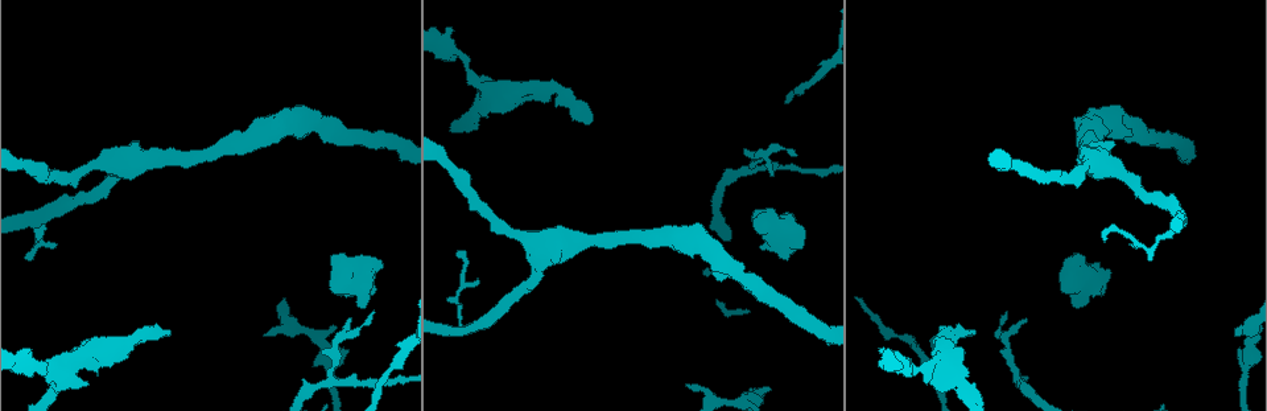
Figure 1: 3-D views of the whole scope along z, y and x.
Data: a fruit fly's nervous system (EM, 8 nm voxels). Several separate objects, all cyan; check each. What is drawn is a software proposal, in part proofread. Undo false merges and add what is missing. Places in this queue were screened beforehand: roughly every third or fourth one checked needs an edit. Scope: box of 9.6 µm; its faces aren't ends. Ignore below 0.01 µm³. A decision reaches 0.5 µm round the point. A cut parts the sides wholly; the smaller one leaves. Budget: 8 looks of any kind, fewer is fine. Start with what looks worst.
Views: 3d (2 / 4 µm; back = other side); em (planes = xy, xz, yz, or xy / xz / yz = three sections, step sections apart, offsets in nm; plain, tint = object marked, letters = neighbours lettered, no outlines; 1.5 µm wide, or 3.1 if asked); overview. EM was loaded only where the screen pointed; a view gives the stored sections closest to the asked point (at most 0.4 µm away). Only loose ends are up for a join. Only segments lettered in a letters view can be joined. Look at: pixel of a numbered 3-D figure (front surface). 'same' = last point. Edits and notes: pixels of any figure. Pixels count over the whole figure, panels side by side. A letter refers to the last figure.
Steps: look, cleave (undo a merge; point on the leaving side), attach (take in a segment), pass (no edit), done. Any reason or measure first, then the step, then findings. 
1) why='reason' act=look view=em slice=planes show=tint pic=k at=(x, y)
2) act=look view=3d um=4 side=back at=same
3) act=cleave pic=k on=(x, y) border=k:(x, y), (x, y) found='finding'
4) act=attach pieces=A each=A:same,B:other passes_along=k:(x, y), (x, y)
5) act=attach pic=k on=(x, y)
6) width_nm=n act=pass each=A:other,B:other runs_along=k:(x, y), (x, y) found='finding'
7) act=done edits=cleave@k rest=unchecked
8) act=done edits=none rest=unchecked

act=look view=em slice=xz step=4 show=letters pic=1 at=(166, 329)

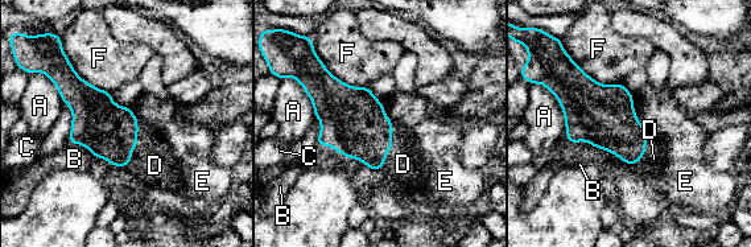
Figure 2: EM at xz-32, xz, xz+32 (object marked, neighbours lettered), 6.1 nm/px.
why='another direction' act=look view=em slice=planes show=letters at=same

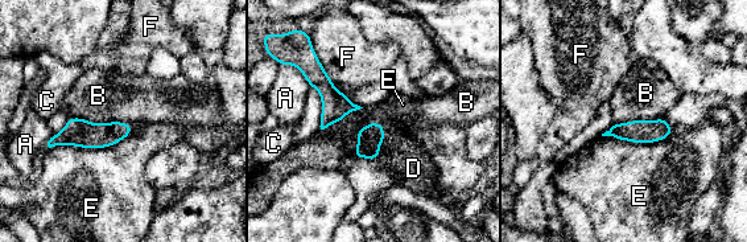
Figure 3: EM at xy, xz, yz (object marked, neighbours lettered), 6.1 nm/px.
act=attach pieces=D each=A:other,B:other,C:other,D:same,E:other,F:other passes_along=3:(368, 143), (379, 155), (413, 168) found='it goes on there'

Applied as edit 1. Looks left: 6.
act=look view=overview

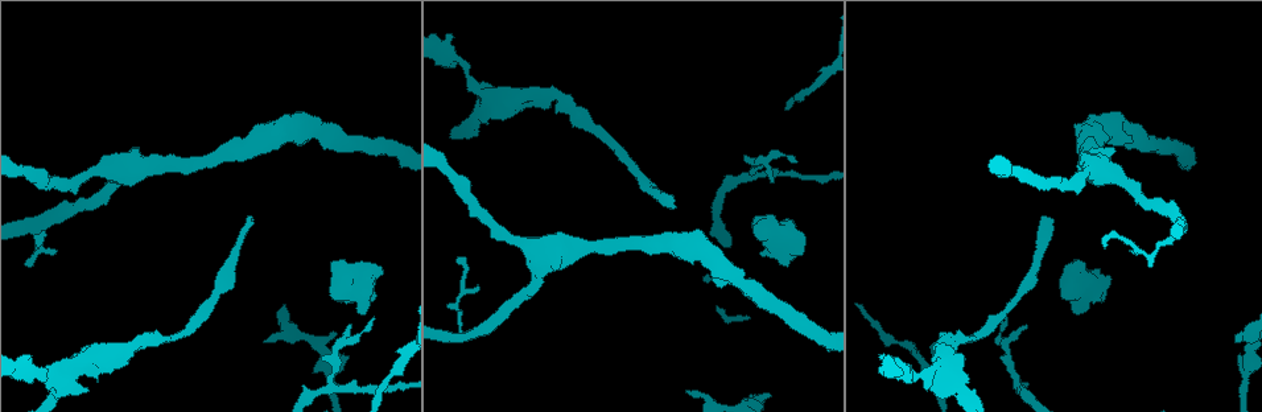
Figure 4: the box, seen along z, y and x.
why='an open end' act=look view=em slice=planes show=letters pic=4 at=(673, 197)

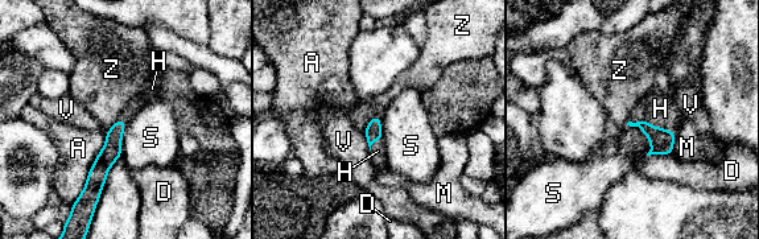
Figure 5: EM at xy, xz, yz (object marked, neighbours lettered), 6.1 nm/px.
act=attach pieces=H each=A:other,D:other,H:same,M:other,S:other,V:other,Z:other found='the cell continues'

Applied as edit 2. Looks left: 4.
act=look view=overview

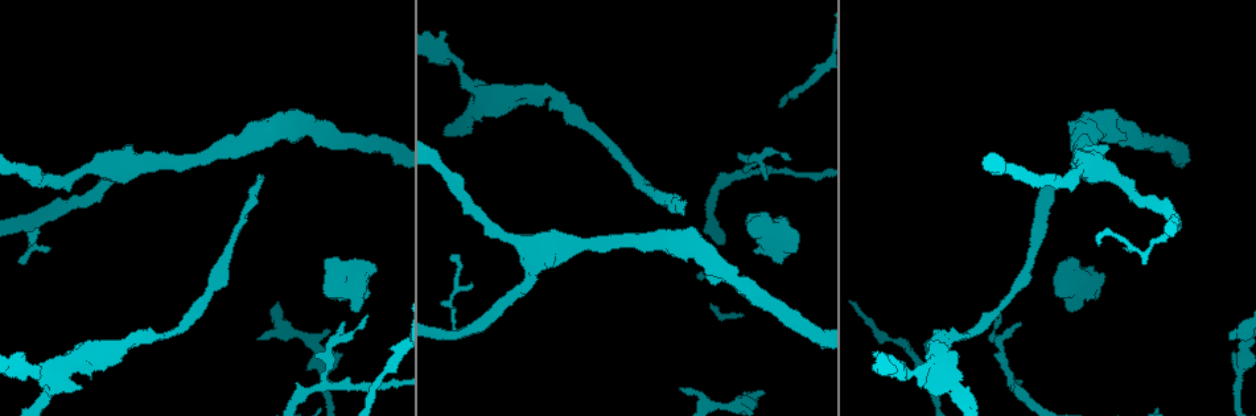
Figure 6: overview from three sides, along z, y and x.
why='arms part here' act=look view=3d um=2 pic=6 at=(37, 223)

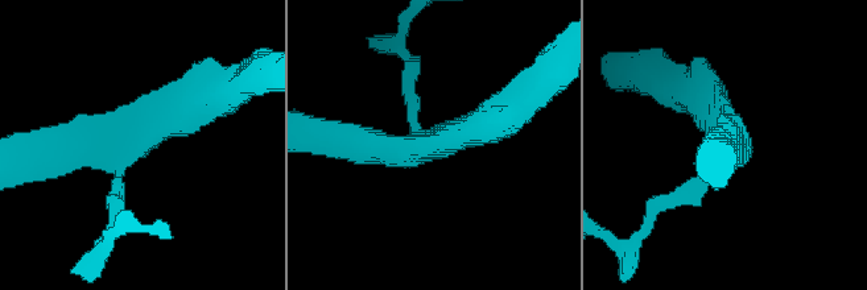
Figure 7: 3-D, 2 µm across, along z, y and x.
arms=3 why='need the tissue' act=look view=em slice=planes show=letters pic=7 at=(425, 142)

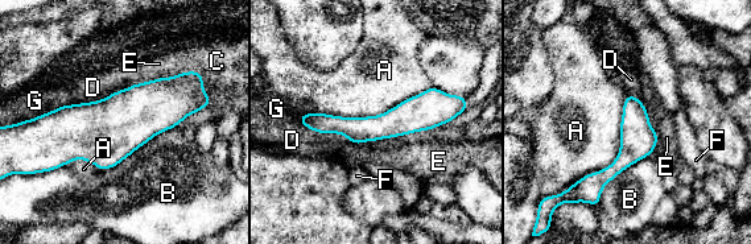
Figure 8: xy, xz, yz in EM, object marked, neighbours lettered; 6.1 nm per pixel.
act=pass each=A:other,B:other,C:other,D:other,E:other,F:other,G:other found='one cell here'

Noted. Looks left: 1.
act=done edits=attach@3,attach@5 rest=unchecked

